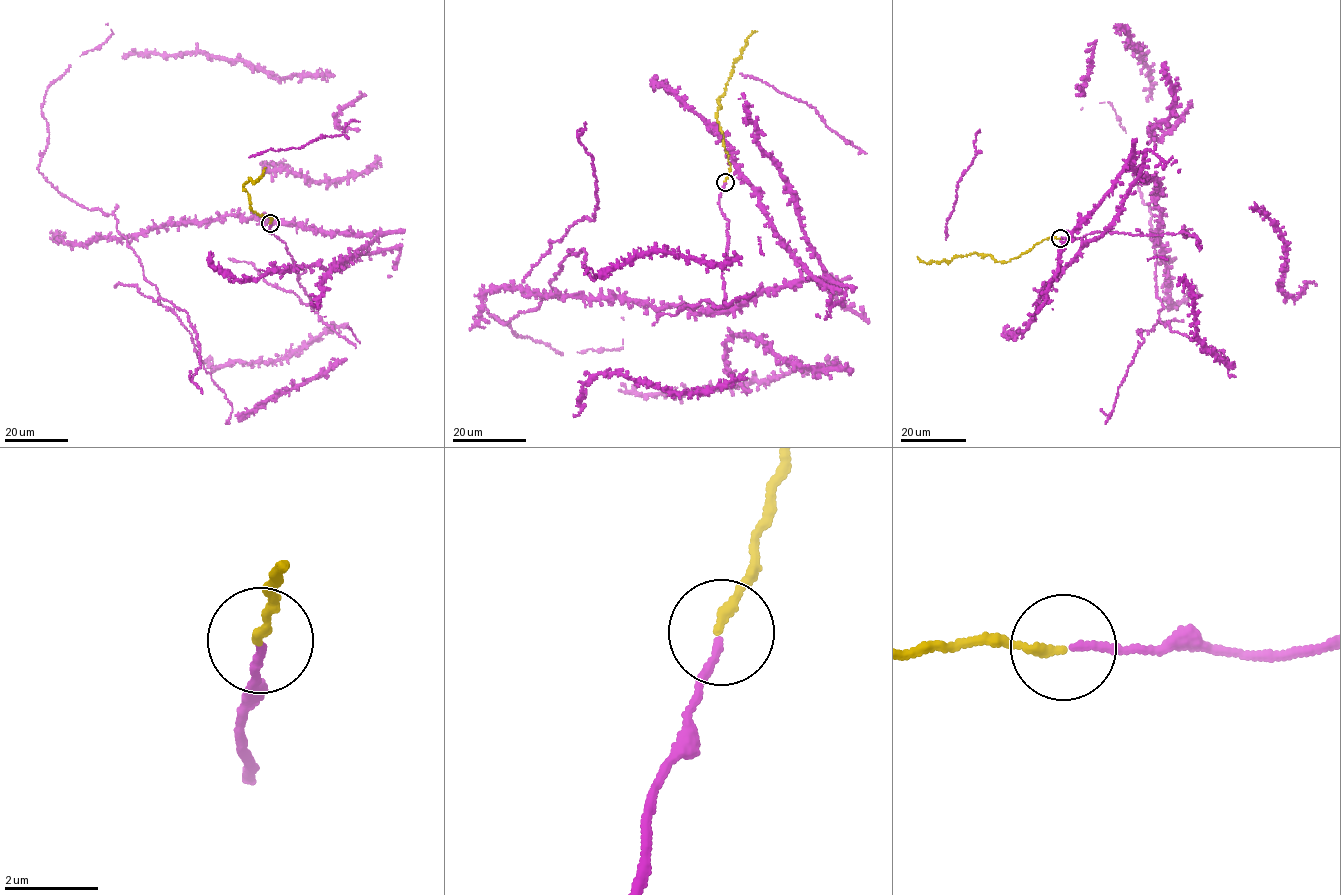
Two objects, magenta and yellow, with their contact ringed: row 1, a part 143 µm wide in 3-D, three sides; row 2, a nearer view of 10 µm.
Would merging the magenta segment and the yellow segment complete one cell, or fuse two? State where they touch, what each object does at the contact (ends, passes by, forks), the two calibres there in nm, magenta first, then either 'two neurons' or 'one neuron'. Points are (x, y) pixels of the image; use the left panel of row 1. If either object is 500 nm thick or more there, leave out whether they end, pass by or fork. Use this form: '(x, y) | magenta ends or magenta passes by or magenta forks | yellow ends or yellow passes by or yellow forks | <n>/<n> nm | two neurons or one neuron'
(270, 223) | magenta ends | yellow ends | 140/190 nm | one neuron

